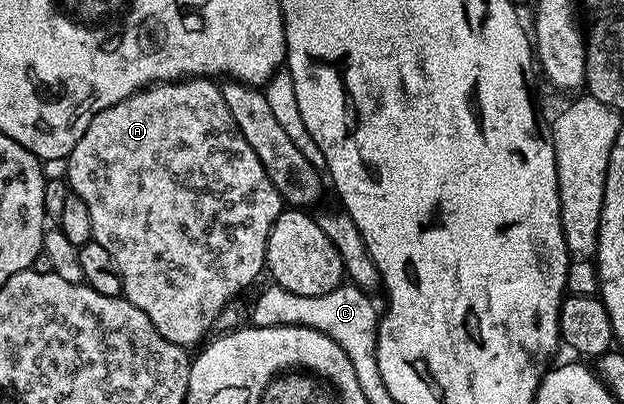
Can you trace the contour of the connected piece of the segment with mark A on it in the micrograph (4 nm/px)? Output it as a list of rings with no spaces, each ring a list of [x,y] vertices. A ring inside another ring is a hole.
[[[183,78],[164,84],[151,84],[150,87],[116,102],[116,106],[100,110],[100,114],[92,118],[88,130],[84,130],[80,142],[76,142],[76,146],[70,151],[64,167],[66,167],[64,176],[70,185],[71,193],[80,197],[84,206],[88,206],[88,215],[92,218],[93,240],[104,246],[108,254],[112,254],[112,262],[116,262],[120,270],[122,296],[130,300],[132,306],[144,310],[144,314],[148,314],[148,322],[152,322],[152,326],[156,326],[156,330],[160,330],[160,334],[168,338],[168,342],[183,346],[198,343],[201,345],[207,339],[206,331],[217,325],[218,315],[231,302],[237,301],[239,299],[237,296],[258,275],[263,275],[268,234],[278,215],[284,211],[284,201],[276,186],[272,186],[272,178],[268,178],[264,166],[260,166],[256,150],[248,146],[248,138],[244,138],[240,126],[232,122],[232,113],[228,111],[228,106],[224,102],[221,87],[213,79]]]

